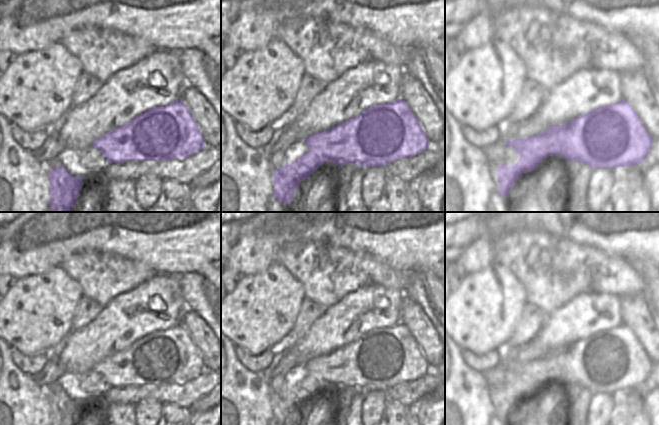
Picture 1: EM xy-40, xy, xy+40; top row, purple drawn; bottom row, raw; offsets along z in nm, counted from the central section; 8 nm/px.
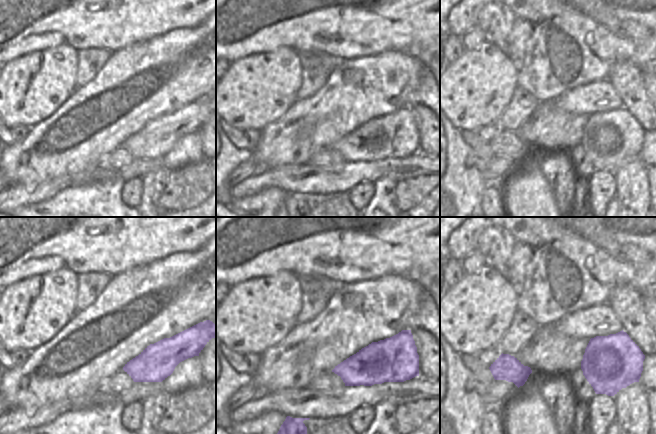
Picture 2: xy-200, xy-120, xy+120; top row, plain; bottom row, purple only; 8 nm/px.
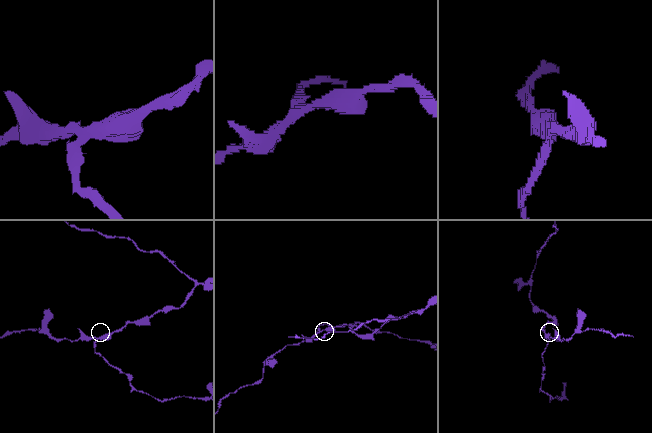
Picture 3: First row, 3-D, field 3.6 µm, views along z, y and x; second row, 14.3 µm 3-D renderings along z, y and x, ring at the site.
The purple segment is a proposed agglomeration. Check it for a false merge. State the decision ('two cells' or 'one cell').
two cells

